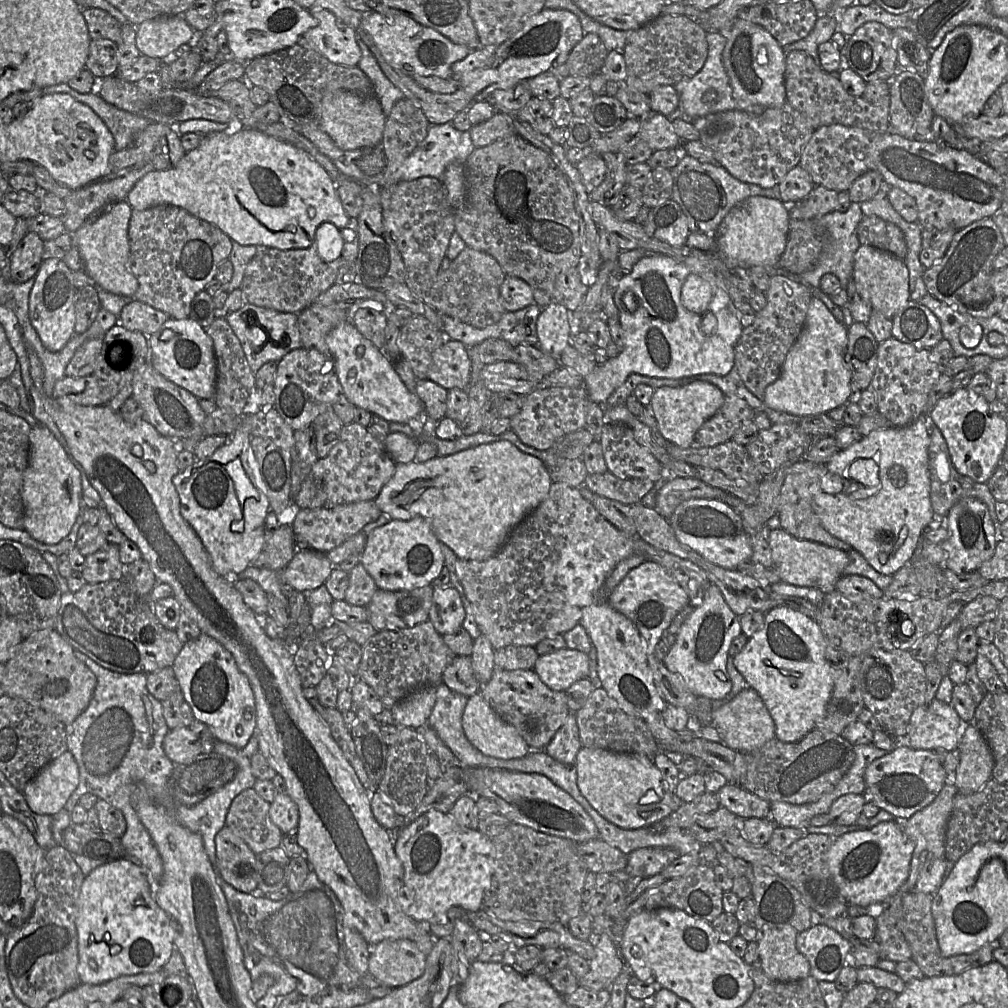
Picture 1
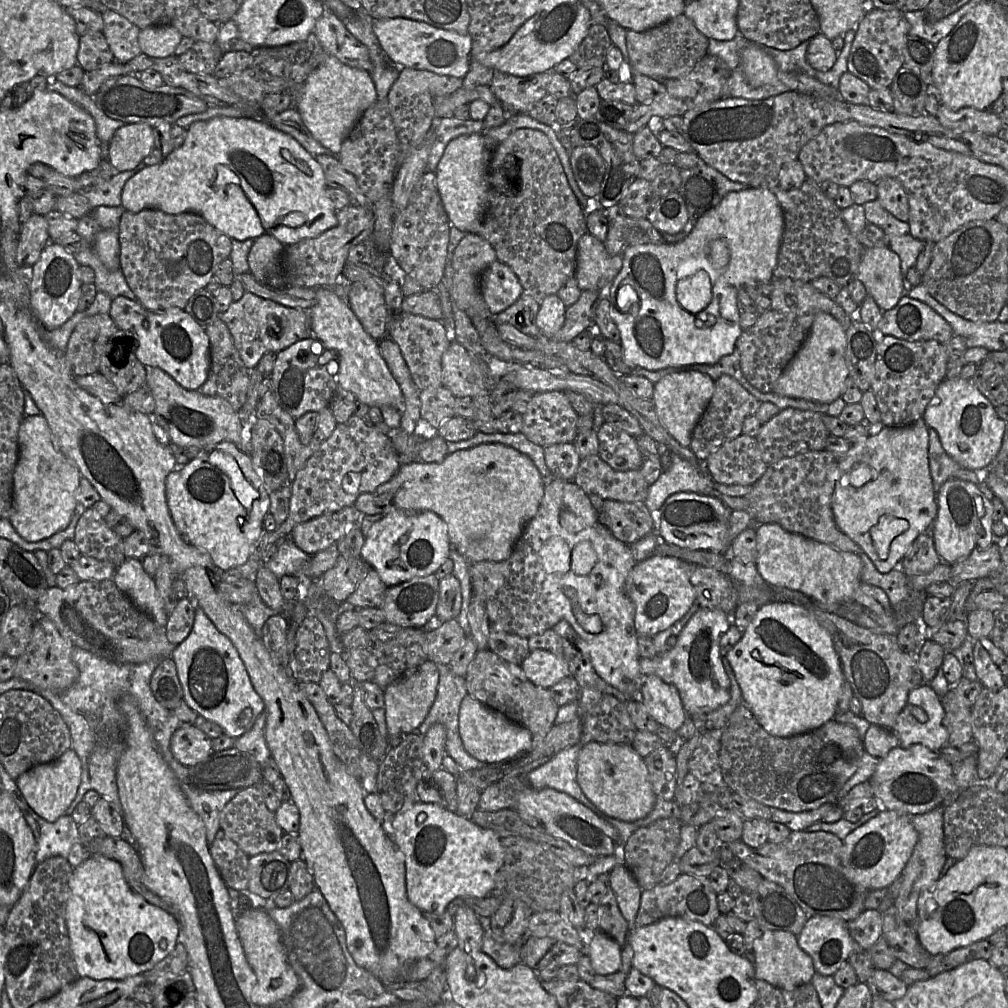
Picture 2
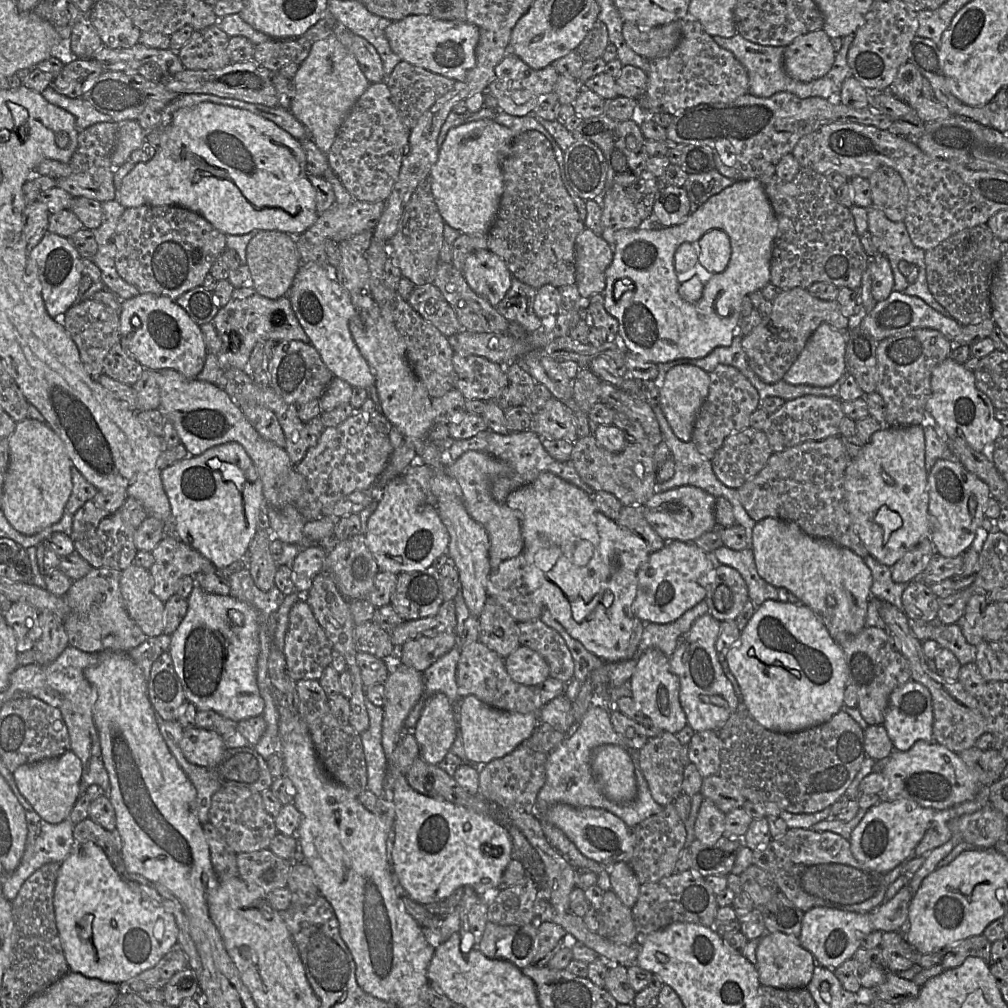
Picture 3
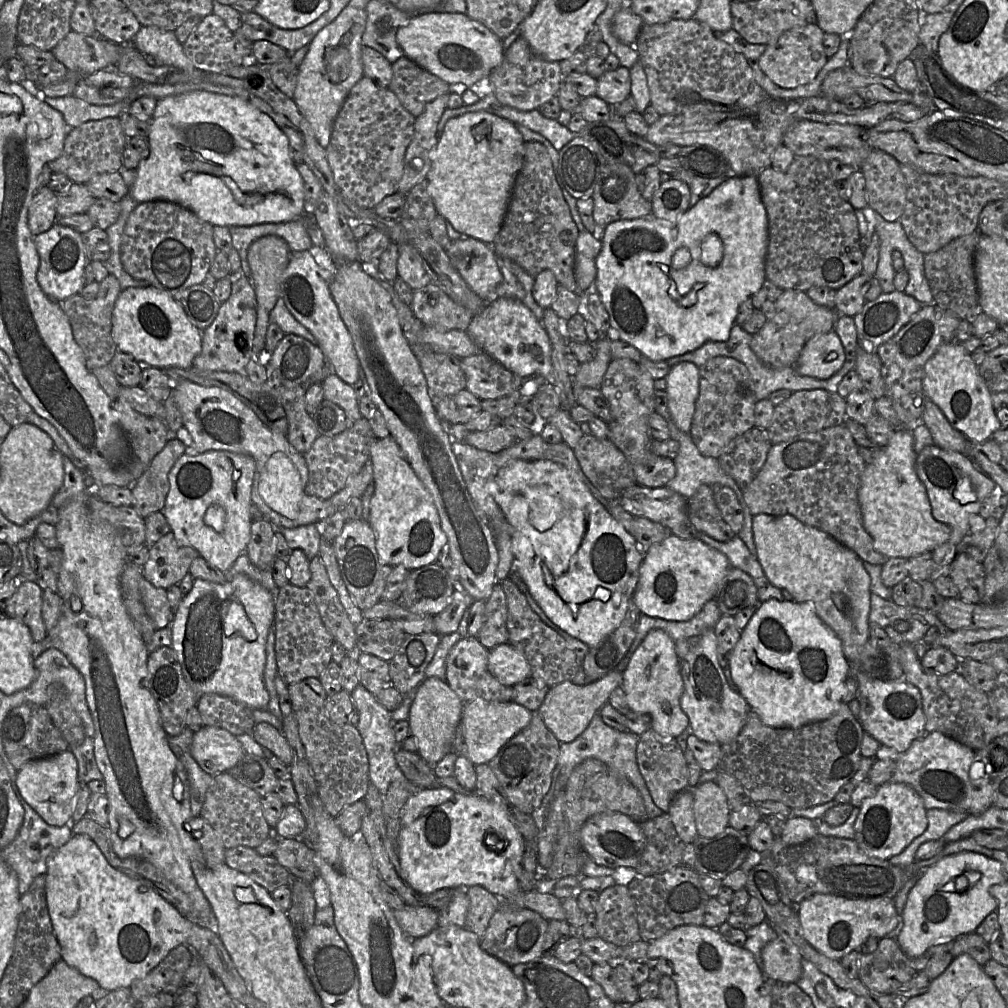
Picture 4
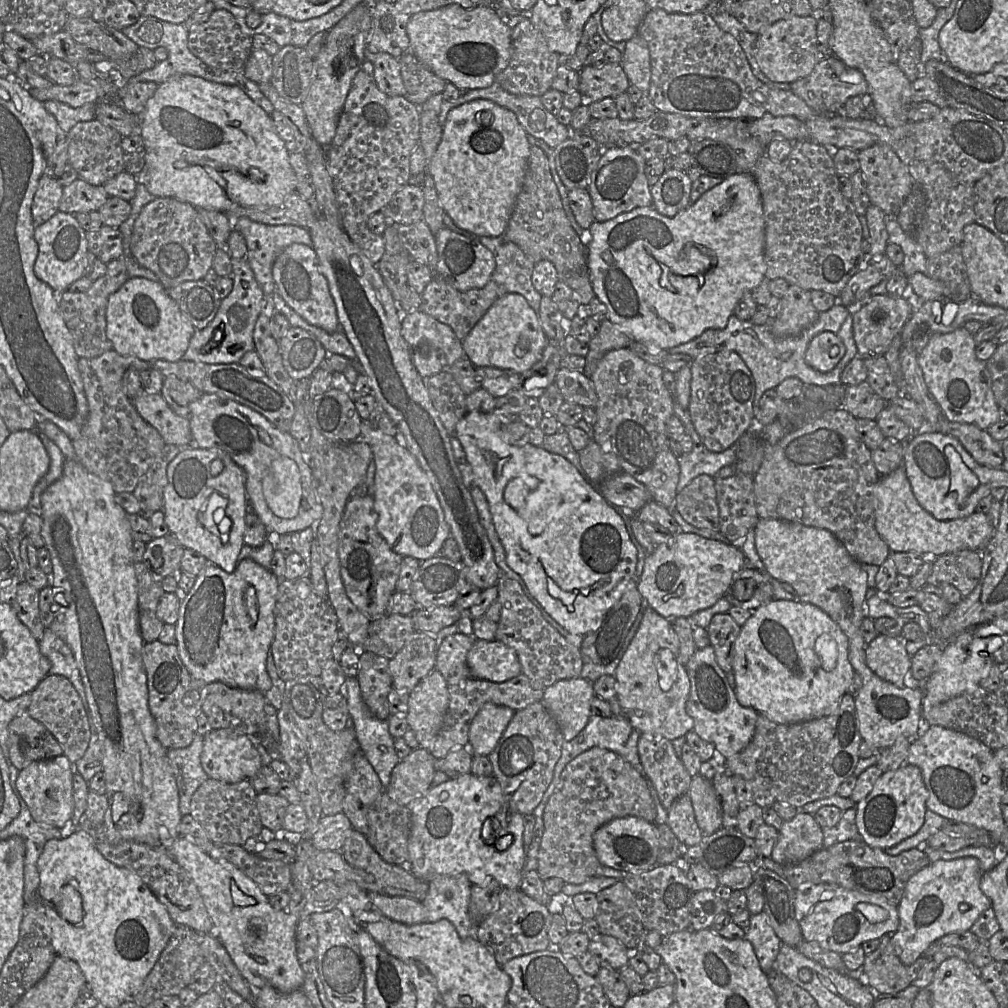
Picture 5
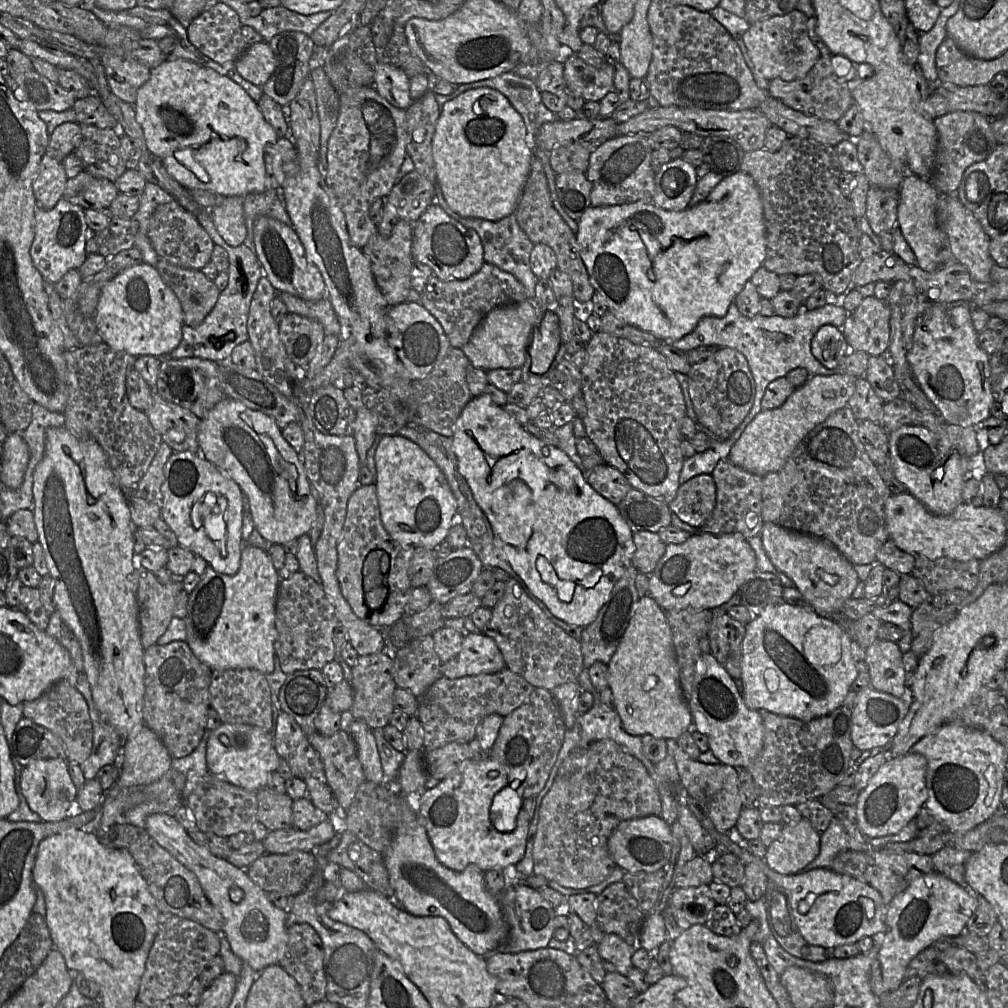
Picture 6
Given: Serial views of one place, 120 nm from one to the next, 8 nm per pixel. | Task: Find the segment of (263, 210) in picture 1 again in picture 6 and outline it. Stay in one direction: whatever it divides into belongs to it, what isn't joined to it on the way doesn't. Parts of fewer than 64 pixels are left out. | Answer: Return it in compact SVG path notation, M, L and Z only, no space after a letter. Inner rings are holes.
M166 59L151 69L148 81L137 92L134 107L149 151L161 160L168 174L189 191L202 189L220 197L244 197L267 189L264 149L279 136L266 122L257 103L230 78L189 60Z

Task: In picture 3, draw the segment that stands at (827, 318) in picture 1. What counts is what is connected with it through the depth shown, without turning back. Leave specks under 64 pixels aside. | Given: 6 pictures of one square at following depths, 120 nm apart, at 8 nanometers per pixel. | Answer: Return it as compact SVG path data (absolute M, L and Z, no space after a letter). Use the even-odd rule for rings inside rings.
M828 323L820 324L782 379L792 385L832 386L846 371L846 345L843 331L834 329Z

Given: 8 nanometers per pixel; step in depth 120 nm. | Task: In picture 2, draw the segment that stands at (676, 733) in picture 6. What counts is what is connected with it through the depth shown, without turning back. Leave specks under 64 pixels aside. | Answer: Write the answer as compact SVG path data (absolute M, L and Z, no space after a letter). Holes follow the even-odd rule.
M643 675L640 702L658 724L674 731L681 727L686 718L687 713L676 687L656 675Z

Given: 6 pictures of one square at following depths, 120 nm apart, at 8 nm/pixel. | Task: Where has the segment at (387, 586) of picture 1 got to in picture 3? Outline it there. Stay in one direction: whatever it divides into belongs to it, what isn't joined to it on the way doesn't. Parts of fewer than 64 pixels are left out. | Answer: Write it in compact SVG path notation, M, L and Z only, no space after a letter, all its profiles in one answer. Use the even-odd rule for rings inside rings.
M404 476L392 480L384 489L383 496L378 502L376 510L368 520L365 544L375 559L381 572L410 573L423 571L432 566L433 562L442 554L447 553L449 533L441 521L437 508L430 504L420 486Z

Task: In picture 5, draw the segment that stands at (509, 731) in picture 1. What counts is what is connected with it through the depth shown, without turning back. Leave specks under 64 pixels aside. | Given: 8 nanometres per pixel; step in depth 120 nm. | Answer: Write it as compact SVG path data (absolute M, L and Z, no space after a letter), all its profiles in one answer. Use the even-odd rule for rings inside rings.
M485 703L471 721L468 746L473 755L488 756L498 744L515 711Z

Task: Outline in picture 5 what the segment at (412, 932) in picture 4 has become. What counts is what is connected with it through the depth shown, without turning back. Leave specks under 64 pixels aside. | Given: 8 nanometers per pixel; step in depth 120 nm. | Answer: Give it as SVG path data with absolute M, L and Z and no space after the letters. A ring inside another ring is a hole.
M368 892L374 909L385 917L405 925L426 922L425 909L421 902L399 896L387 896L383 893Z

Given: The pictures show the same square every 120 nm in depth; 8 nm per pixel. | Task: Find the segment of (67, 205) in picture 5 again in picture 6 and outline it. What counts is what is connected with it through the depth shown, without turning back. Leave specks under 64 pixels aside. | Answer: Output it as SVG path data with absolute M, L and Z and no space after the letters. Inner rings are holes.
M82 171L67 180L63 198L85 210L99 210L108 208L118 194L119 191L112 181Z

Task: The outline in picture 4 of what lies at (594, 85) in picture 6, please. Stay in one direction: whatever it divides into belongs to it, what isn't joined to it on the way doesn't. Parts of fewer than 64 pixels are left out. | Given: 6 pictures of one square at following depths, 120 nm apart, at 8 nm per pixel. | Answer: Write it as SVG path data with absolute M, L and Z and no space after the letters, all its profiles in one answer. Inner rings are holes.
M619 66L597 79L596 96L614 106L631 95L630 69Z

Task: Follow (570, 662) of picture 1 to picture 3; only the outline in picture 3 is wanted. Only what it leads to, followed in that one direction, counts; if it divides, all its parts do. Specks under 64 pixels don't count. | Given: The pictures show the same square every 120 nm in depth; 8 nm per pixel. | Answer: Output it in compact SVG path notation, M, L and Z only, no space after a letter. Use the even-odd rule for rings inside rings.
M519 647L504 658L507 673L519 684L534 687L549 677L549 666L544 658L528 647Z

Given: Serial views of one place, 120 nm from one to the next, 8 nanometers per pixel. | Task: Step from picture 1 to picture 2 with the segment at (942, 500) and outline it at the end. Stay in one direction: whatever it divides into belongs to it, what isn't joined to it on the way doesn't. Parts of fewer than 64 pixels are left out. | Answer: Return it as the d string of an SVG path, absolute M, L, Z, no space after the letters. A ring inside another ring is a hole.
M928 427L928 434L929 469L935 493L939 492L947 480L957 478L976 484L992 500L994 495L984 484L986 475L991 471L989 469L972 471L962 467L944 450L939 435L933 428Z

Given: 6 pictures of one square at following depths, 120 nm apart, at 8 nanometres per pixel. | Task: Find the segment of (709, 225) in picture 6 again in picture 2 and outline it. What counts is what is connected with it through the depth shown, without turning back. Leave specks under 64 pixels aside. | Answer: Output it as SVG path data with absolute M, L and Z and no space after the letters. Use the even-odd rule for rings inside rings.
M749 187L726 194L717 206L697 220L692 231L680 242L627 245L622 253L622 268L605 293L610 301L610 315L619 328L625 363L631 369L655 371L693 364L715 364L723 356L731 354L743 332L737 292L741 287L744 288L747 282L772 282L783 232L783 211L774 193L766 188ZM718 238L724 239L730 250L729 262L722 270L714 269L707 255L709 243ZM698 270L710 274L713 284L712 300L705 310L694 315L678 303L676 284L678 280L691 276Z

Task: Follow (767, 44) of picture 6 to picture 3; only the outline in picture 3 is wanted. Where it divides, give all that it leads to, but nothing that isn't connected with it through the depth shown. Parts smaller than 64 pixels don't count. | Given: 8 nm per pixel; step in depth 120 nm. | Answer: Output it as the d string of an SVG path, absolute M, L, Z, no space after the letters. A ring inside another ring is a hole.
M821 29L798 36L785 47L784 68L792 79L811 82L831 69L835 56L831 38Z

